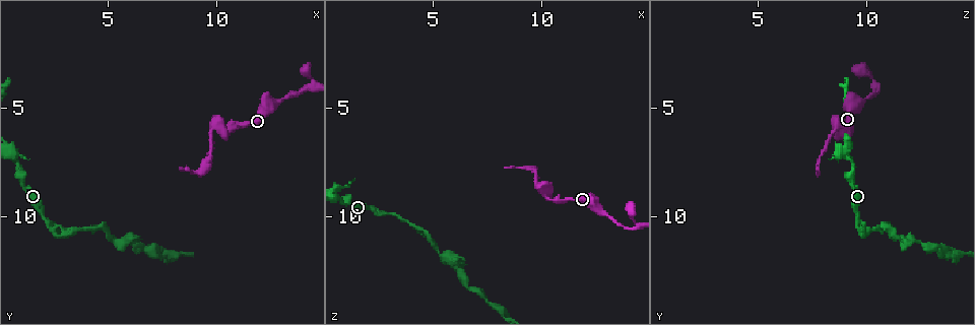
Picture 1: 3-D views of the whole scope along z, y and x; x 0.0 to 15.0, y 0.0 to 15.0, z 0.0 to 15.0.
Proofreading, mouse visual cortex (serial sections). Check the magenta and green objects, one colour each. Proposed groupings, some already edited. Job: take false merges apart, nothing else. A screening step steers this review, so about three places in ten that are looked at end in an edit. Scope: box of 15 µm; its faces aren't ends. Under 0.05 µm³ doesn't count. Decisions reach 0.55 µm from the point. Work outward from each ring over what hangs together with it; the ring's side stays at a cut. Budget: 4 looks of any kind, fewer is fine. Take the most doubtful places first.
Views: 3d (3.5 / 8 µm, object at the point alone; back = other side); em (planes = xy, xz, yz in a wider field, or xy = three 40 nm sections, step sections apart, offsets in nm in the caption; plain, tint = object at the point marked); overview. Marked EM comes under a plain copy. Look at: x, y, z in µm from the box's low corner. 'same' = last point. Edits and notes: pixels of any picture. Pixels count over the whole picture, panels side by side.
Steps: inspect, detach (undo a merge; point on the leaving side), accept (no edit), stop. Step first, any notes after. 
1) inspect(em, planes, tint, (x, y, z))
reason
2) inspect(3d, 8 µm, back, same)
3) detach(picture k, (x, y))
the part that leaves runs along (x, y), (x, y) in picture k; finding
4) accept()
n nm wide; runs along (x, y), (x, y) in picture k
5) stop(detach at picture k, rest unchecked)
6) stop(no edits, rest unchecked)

inspect(3d, 8 µm, back, (10.2, 5.9, 9.1))

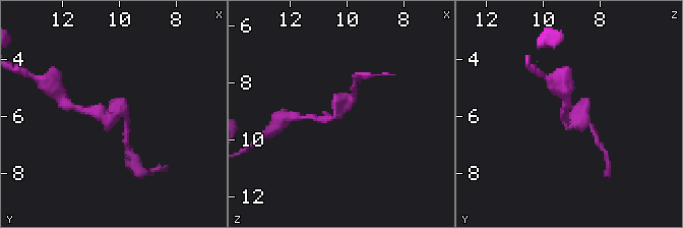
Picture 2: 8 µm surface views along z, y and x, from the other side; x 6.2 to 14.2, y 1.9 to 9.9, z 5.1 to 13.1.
inspect(em, xy, step 2, tint, (10.1, 5.9, 9.0))

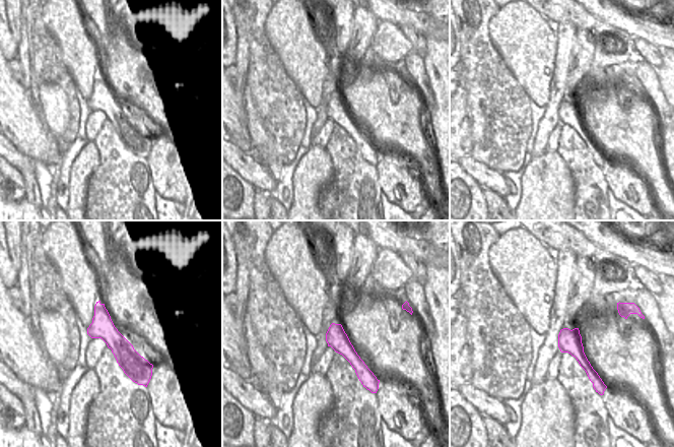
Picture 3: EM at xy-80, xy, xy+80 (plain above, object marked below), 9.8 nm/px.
accept()
runs along (98, 304), (102, 326), (136, 379) in picture 3; all the same cell

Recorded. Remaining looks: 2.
inspect(3d, 3.5 µm, (14.2, 4.0, 10.5))
three arms meet

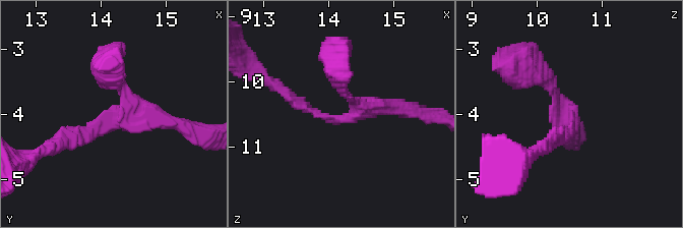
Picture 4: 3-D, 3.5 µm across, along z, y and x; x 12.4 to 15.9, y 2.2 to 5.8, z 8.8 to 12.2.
accept()
runs along (59, 139), (134, 108), (112, 79) in picture 4; all the same cell

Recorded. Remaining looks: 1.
stop(no edits, rest unchecked)

